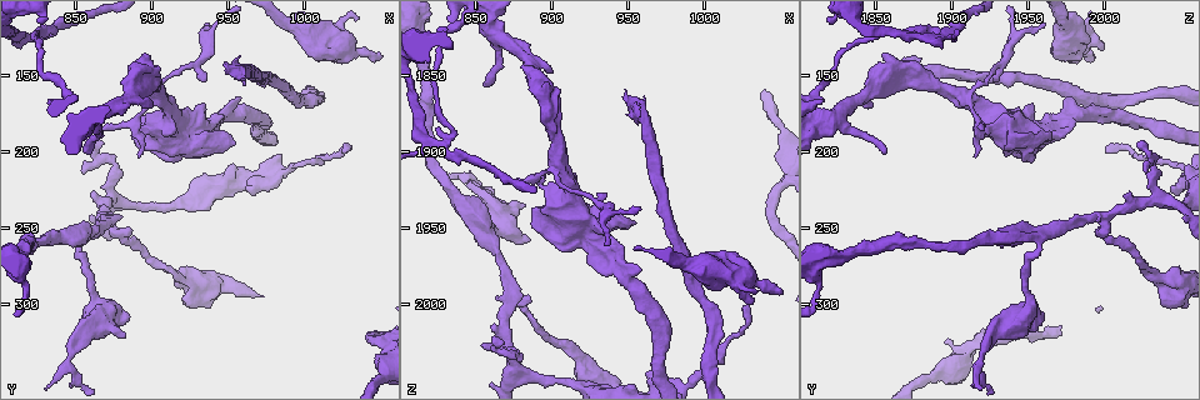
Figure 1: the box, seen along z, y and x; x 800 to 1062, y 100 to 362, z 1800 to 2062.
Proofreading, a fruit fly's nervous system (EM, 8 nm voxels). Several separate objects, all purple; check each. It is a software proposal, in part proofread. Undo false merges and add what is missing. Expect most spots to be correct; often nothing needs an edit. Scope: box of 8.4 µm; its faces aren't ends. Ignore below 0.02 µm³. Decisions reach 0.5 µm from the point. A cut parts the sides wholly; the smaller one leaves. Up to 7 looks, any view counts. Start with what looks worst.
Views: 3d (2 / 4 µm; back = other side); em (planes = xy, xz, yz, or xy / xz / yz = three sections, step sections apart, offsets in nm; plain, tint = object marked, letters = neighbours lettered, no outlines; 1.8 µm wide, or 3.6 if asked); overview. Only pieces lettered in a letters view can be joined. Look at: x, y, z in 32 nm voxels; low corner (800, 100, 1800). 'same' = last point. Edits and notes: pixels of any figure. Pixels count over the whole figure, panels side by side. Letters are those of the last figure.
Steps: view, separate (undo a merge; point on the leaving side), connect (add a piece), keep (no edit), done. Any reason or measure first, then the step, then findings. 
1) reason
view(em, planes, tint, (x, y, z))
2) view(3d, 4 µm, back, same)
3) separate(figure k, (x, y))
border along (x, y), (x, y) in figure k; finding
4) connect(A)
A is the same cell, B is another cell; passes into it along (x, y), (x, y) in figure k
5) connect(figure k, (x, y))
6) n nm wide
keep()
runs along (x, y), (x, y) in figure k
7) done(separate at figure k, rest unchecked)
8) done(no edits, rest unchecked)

four arms meet
view(3d, 4 µm, (832, 122, 1890))

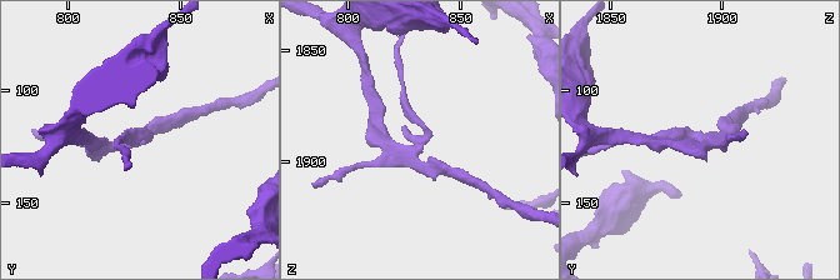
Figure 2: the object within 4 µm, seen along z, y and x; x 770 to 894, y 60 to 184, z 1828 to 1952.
4 arms; shape alone is not enough
view(em, 3.6 µm, planes, plain, (833, 121, 1890))

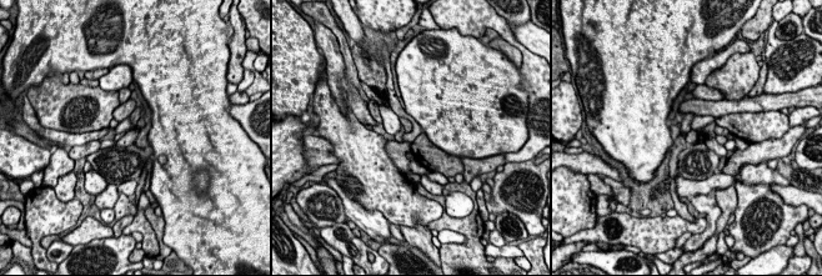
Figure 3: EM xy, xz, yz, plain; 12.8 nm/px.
see the neighbours
view(em, 3.6 µm, planes, letters, same)

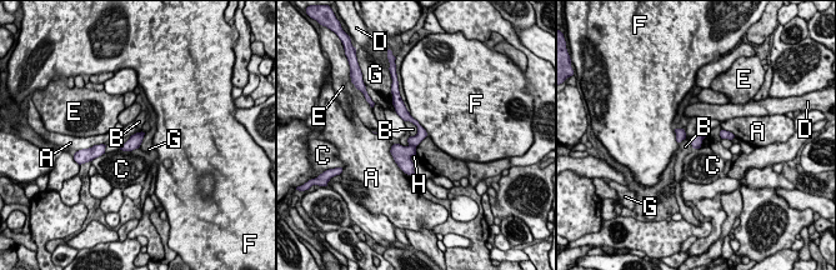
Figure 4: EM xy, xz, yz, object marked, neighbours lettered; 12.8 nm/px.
160 nm wide
keep()
A, B, C, D, E, F, G and H are other cells; border along (405, 120), (416, 126), (414, 136) in figure 4; one cell here

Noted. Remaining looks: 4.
view(3d, 2 µm, (948, 146, 1858))

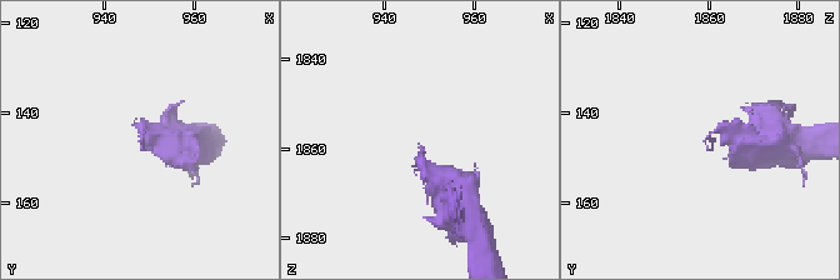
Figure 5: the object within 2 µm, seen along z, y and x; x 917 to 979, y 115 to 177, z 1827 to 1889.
view(em, xy, step 4, tint, (947, 146, 1859))

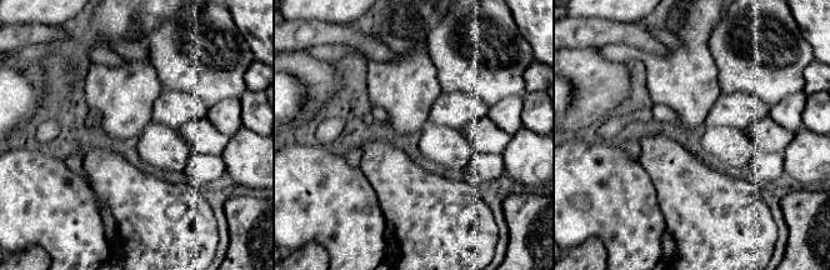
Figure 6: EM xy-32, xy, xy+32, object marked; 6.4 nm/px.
view(em, planes, letters, same)

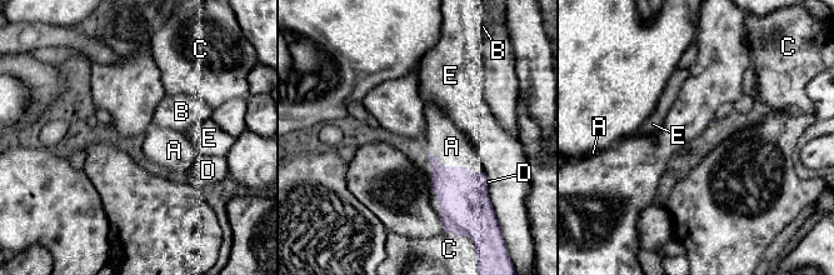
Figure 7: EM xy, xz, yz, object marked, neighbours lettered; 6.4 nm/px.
connect(A)
A is the same cell, B, C, D and E are other cells; it goes on there

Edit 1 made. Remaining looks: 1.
done(connect at figure 7, rest unchecked)

